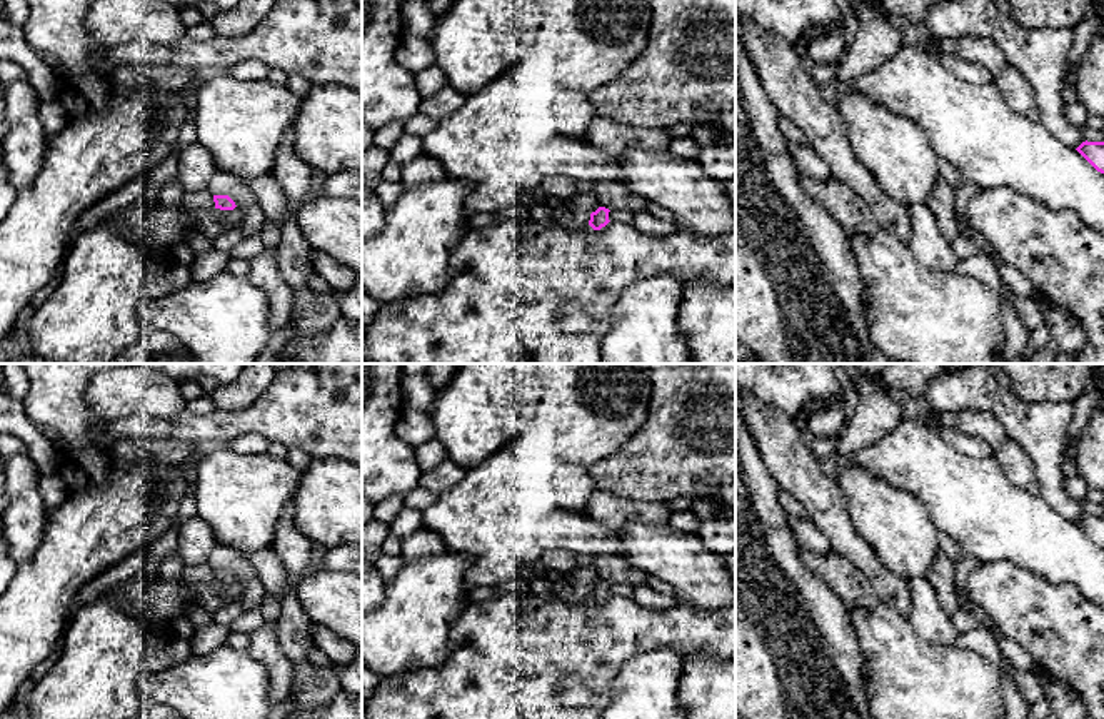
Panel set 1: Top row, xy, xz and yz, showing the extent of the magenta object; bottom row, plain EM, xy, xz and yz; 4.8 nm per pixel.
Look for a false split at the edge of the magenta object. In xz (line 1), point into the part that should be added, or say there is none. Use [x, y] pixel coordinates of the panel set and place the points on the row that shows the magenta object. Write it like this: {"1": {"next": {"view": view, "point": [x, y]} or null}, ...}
{"1": {"next": null}}

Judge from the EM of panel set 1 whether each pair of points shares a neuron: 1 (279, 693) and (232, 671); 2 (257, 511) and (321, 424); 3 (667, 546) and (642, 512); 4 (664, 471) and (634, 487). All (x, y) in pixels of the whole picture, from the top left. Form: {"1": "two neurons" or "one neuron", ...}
{"1": "two neurons", "2": "two neurons", "3": "two neurons", "4": "one neuron"}

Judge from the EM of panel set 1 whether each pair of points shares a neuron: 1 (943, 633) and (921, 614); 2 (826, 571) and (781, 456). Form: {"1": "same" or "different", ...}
{"1": "same", "2": "different"}

